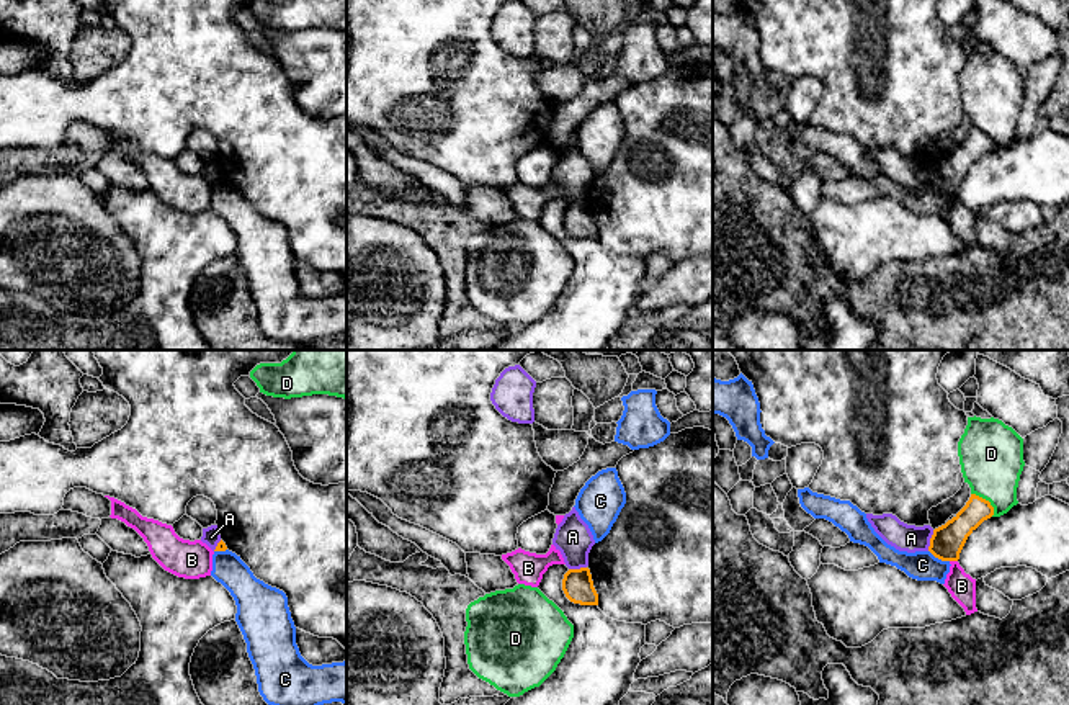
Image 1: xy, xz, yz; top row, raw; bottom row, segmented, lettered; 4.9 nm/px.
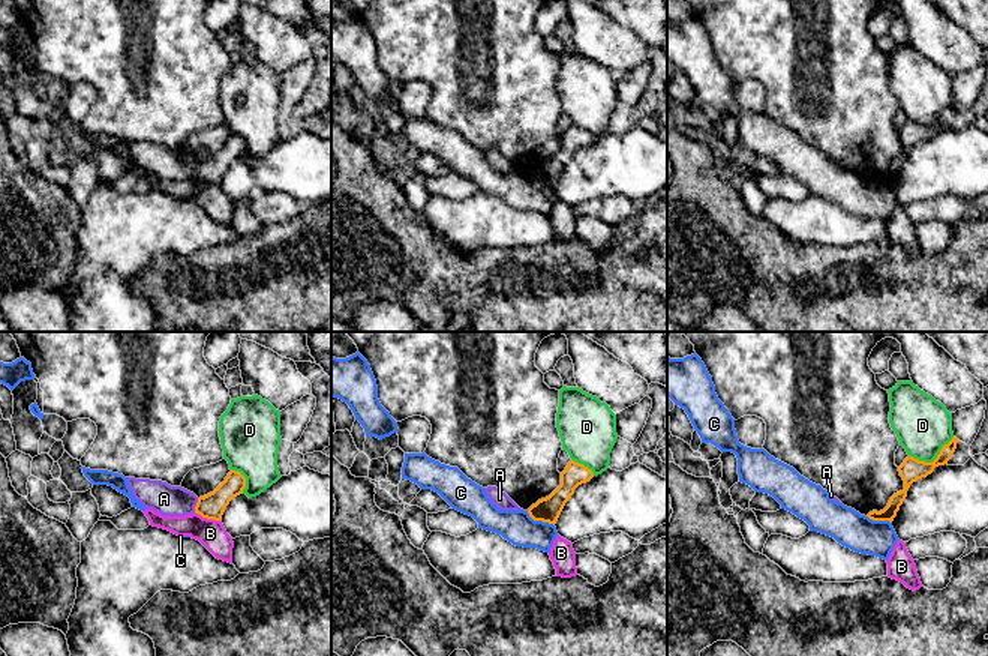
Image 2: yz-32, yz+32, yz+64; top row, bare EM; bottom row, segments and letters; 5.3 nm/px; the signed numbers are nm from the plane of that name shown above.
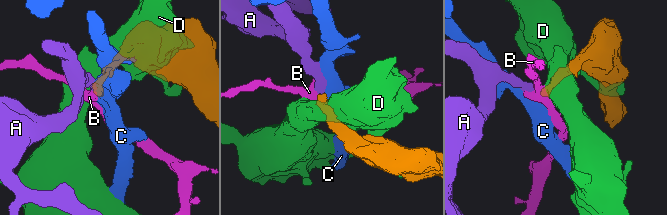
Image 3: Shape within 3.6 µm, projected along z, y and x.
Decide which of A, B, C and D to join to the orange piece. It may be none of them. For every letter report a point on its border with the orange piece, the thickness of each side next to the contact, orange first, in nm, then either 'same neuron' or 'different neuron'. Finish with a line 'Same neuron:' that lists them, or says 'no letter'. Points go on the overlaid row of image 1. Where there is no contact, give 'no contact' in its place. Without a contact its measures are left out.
A: yz (930, 540) | 160/140 nm | different neuron
B: yz (953, 560) | 160/140 nm | different neuron
C: yz (939, 558) | 160/140 nm | different neuron
D: yz (984, 499) | 140/320 nm | different neuron
Same neuron: no letter

